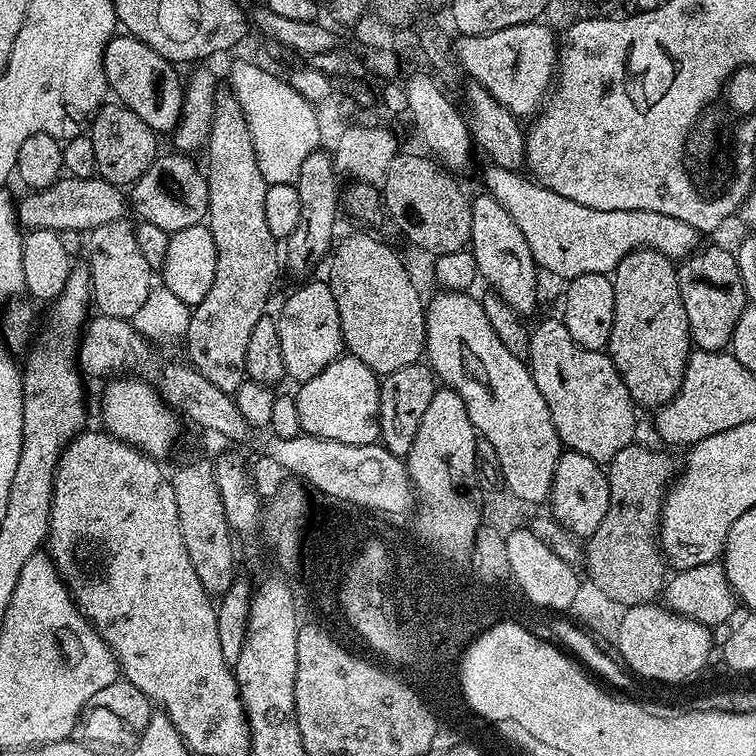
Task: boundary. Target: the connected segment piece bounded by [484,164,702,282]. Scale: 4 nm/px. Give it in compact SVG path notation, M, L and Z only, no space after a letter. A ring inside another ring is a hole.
M486 165L484 184L500 200L526 238L537 267L567 282L582 274L614 272L618 262L639 248L654 249L674 262L693 255L701 233L681 219L653 211L600 211L554 194L521 171Z

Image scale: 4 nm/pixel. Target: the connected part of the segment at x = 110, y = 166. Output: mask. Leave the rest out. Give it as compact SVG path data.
M123 102L101 104L95 116L91 117L90 135L94 142L94 158L98 162L96 170L99 179L117 186L135 184L138 178L142 178L142 174L146 174L150 170L150 166L155 162L158 155L158 149L156 149L157 133L153 132L150 126L146 126L146 122L142 122L142 118L138 118L138 114L134 114L134 110L130 110Z

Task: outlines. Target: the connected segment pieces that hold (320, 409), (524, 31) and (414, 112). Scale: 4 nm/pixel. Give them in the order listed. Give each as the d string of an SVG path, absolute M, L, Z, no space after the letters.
M341 354L322 374L303 381L295 389L301 433L347 444L375 444L380 438L380 380L358 358Z
M544 22L506 26L506 30L481 36L457 35L454 51L459 67L463 71L465 68L476 79L473 81L485 88L506 110L517 118L537 115L542 104L540 95L549 91L554 80L554 36L552 40L552 32Z
M412 72L408 76L408 81L403 81L403 87L408 103L407 115L412 116L412 124L416 127L416 132L420 135L420 140L425 144L427 151L443 167L449 170L464 168L472 160L474 145L472 134L468 130L468 121L465 113L456 109L456 104L439 88L437 77L424 72Z

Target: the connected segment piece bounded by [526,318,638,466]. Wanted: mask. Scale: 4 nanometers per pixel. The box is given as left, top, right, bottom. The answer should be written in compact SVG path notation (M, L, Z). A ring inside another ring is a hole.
M556 318L556 320L544 320L536 329L535 327L531 329L529 354L526 363L528 369L532 371L534 386L538 386L538 391L541 392L542 398L546 398L546 406L550 406L550 418L554 418L554 430L558 430L558 438L565 449L577 452L578 454L586 454L586 458L590 458L594 463L606 466L614 458L614 454L618 454L618 450L622 450L627 444L631 444L637 439L636 412L638 413L638 408L634 403L631 394L626 390L626 386L622 382L622 378L618 374L614 362L608 356L607 351L601 350L595 352L594 350L586 350L582 346L578 346L578 342L574 342L574 338L570 338L570 330L566 330L563 319Z

